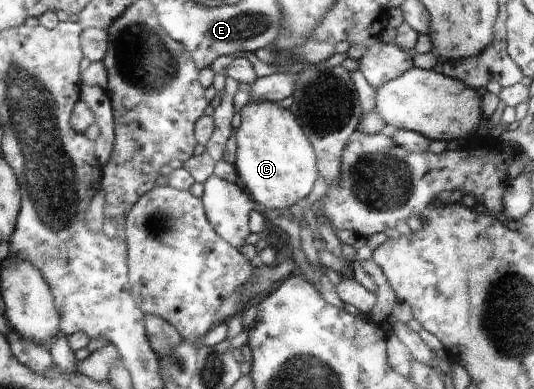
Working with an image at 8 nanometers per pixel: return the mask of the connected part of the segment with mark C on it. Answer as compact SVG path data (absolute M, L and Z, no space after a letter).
M250 102L241 110L242 122L237 128L236 161L234 166L242 186L249 193L250 198L258 205L262 212L267 210L284 210L305 200L314 188L319 175L316 169L315 153L306 138L304 131L292 116L288 108L282 108L278 102Z

